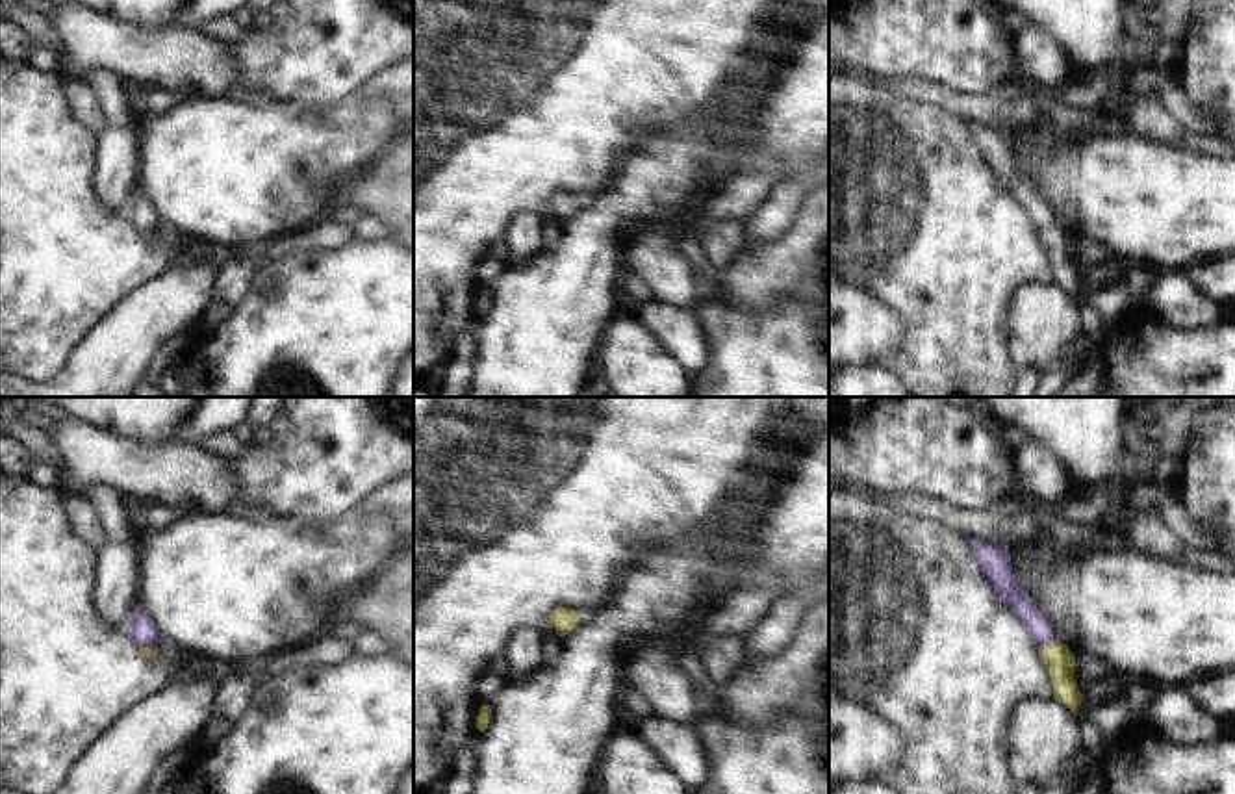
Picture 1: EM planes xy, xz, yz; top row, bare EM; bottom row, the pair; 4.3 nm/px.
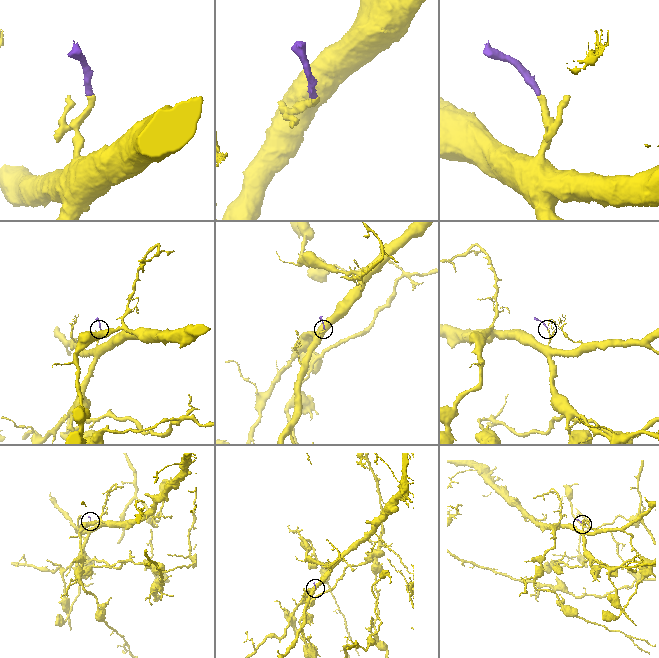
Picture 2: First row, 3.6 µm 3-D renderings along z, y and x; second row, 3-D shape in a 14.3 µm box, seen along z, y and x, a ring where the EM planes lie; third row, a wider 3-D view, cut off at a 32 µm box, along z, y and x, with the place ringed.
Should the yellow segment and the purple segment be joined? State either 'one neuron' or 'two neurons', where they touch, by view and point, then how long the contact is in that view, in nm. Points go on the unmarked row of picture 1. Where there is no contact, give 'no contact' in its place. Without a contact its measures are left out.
one neuron; contact yz (1048, 229); length 80 nm

